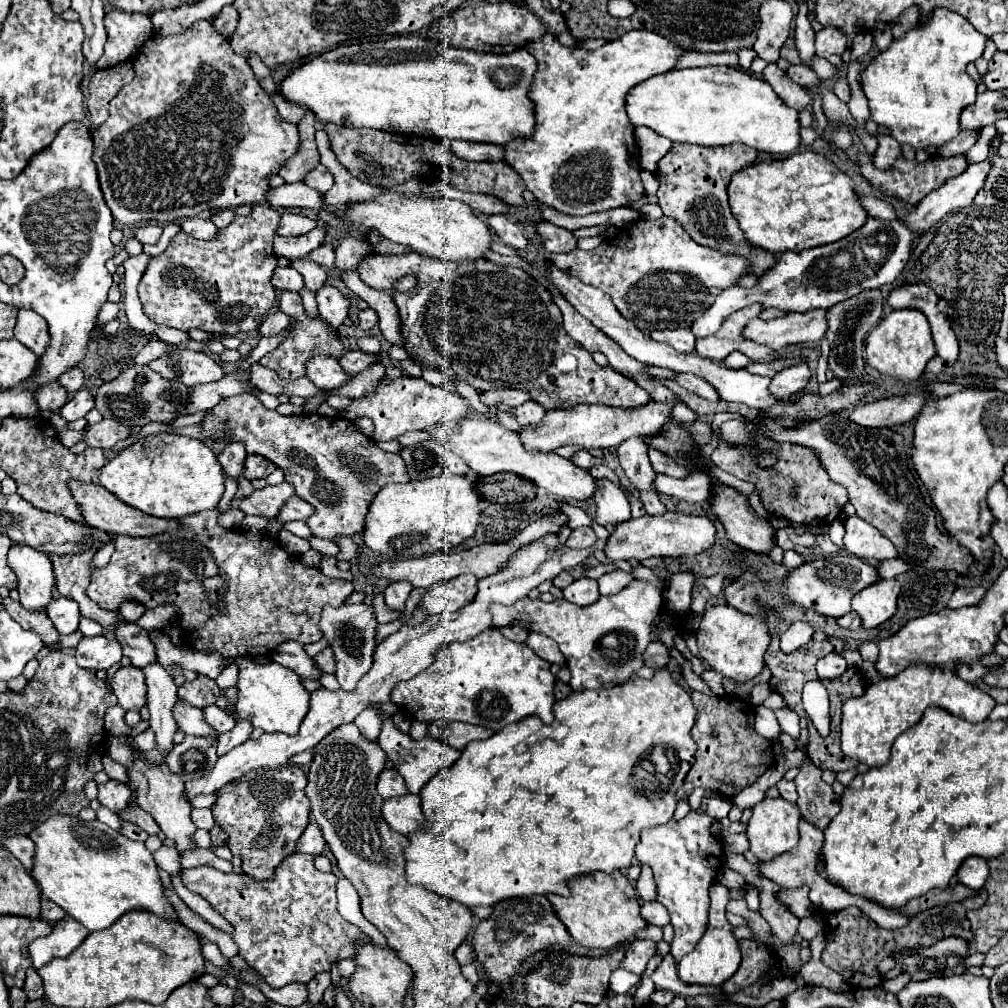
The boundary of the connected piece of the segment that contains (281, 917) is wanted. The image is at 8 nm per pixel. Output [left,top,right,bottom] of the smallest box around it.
[182,854,370,988]

